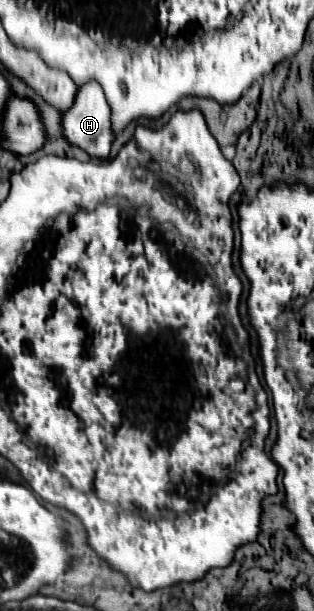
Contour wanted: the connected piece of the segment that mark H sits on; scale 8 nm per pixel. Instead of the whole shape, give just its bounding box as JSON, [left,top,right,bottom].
[63,80,113,158]

